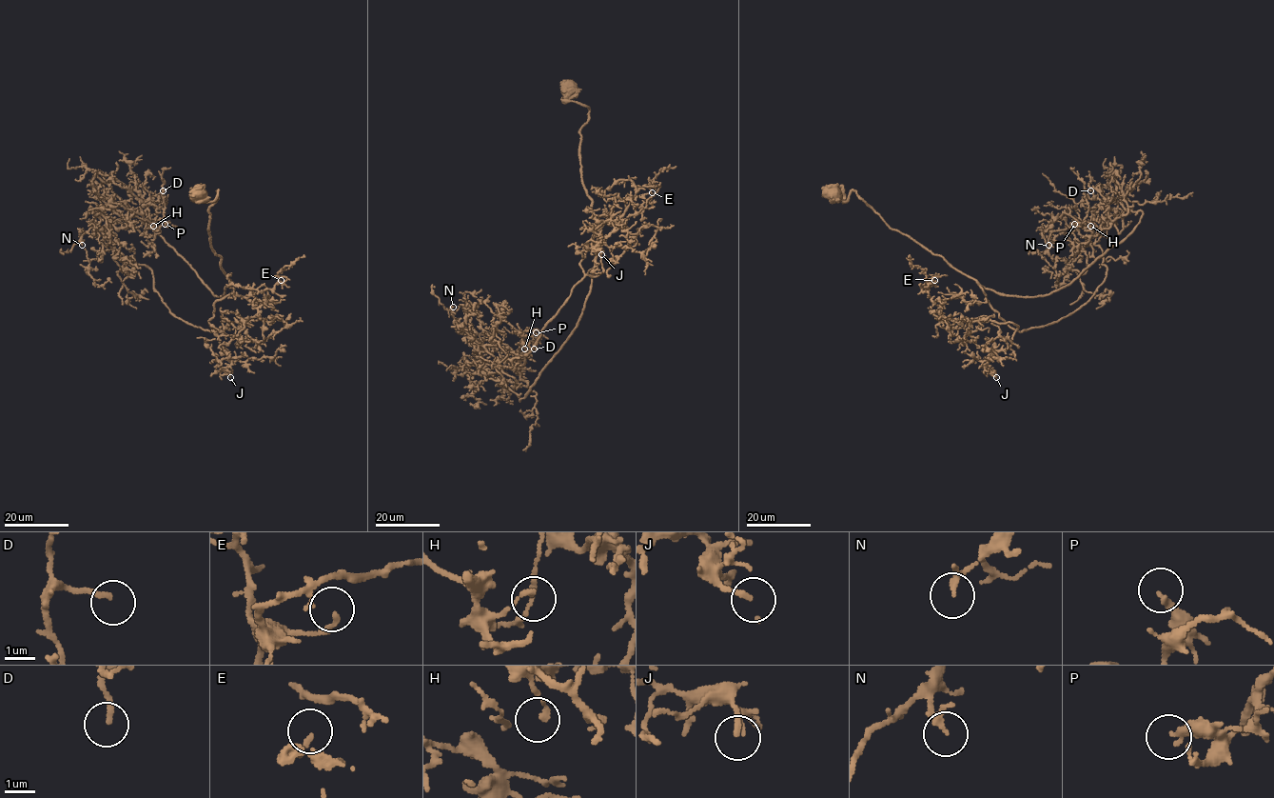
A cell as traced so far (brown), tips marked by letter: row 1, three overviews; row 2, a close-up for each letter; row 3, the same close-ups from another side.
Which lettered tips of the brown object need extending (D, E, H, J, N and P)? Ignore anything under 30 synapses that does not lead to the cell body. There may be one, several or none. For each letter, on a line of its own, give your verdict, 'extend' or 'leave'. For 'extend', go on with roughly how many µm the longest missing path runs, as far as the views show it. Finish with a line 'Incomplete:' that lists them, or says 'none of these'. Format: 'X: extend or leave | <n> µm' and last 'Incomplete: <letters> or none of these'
D: extend | 10 µm
E: leave
H: leave
J: leave
N: leave
P: leave
Incomplete: D

